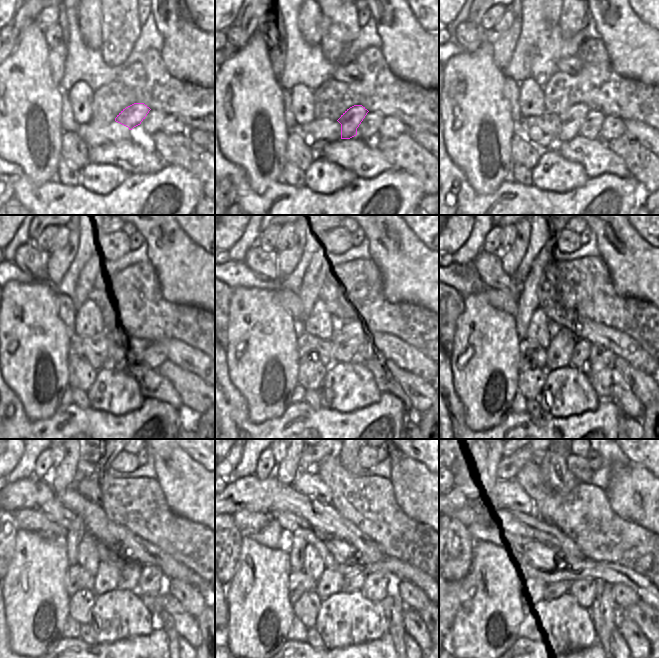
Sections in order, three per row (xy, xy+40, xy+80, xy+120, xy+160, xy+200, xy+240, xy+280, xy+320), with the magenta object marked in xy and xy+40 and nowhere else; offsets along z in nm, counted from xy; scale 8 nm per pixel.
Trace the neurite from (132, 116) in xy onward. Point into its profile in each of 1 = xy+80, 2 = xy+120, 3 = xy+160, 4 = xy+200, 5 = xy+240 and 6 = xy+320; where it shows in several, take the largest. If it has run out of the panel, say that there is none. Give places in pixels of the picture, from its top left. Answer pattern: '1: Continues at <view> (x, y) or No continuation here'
1: Continues at xy+80 (572, 119)
2: Continues at xy+120 (121, 343)
3: Continues at xy+160 (343, 344)
4: Continues at xy+200 (561, 345)
5: Continues at xy+240 (106, 580)
6: Continues at xy+320 (545, 591).

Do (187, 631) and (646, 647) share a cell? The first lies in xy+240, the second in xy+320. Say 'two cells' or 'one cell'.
one cell

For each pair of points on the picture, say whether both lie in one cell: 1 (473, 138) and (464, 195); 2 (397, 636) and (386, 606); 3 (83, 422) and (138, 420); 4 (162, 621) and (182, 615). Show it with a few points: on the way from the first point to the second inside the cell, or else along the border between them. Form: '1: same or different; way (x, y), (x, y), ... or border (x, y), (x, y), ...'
1: different; border (452, 161), (464, 174), (470, 186), (484, 195)
2: same; way (395, 629), (391, 613)
3: same; way (97, 425), (124, 425)
4: different; border (162, 608), (170, 616), (174, 629), (179, 636)

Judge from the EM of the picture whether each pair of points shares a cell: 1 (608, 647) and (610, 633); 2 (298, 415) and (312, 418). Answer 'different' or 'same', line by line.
1: different
2: same

